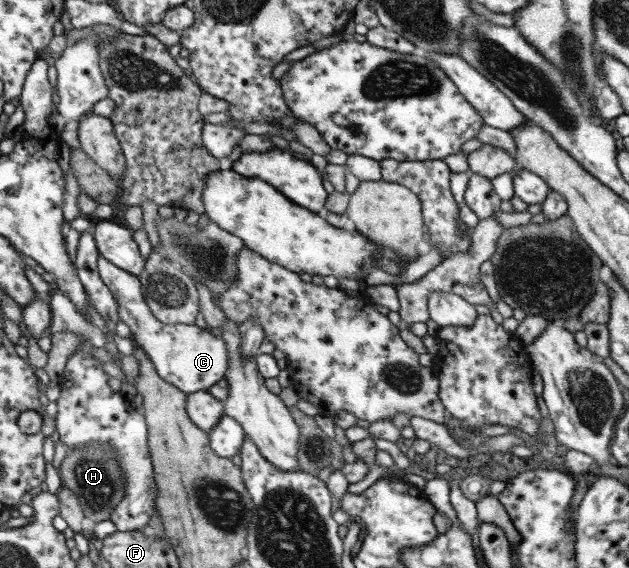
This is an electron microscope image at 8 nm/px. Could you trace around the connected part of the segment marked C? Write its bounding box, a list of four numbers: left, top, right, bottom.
[97,256,229,395]

